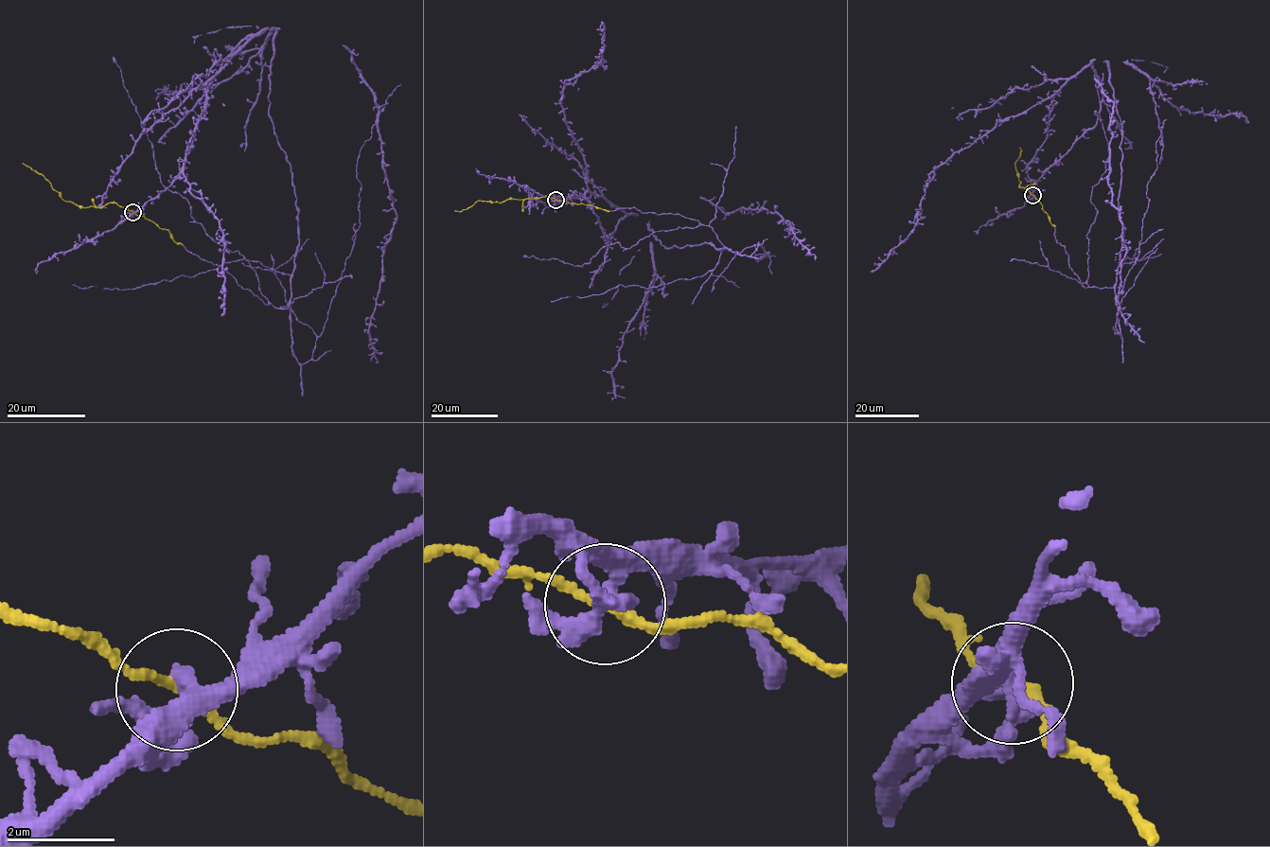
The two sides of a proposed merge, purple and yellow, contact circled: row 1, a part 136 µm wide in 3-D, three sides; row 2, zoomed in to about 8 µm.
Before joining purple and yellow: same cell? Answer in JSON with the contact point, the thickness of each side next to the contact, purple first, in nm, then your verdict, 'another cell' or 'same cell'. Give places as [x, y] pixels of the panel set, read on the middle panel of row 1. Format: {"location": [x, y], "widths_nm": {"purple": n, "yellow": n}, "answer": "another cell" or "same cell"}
{"location": [555, 200], "widths_nm": {"purple": 220, "yellow": 170}, "answer": "same cell"}

